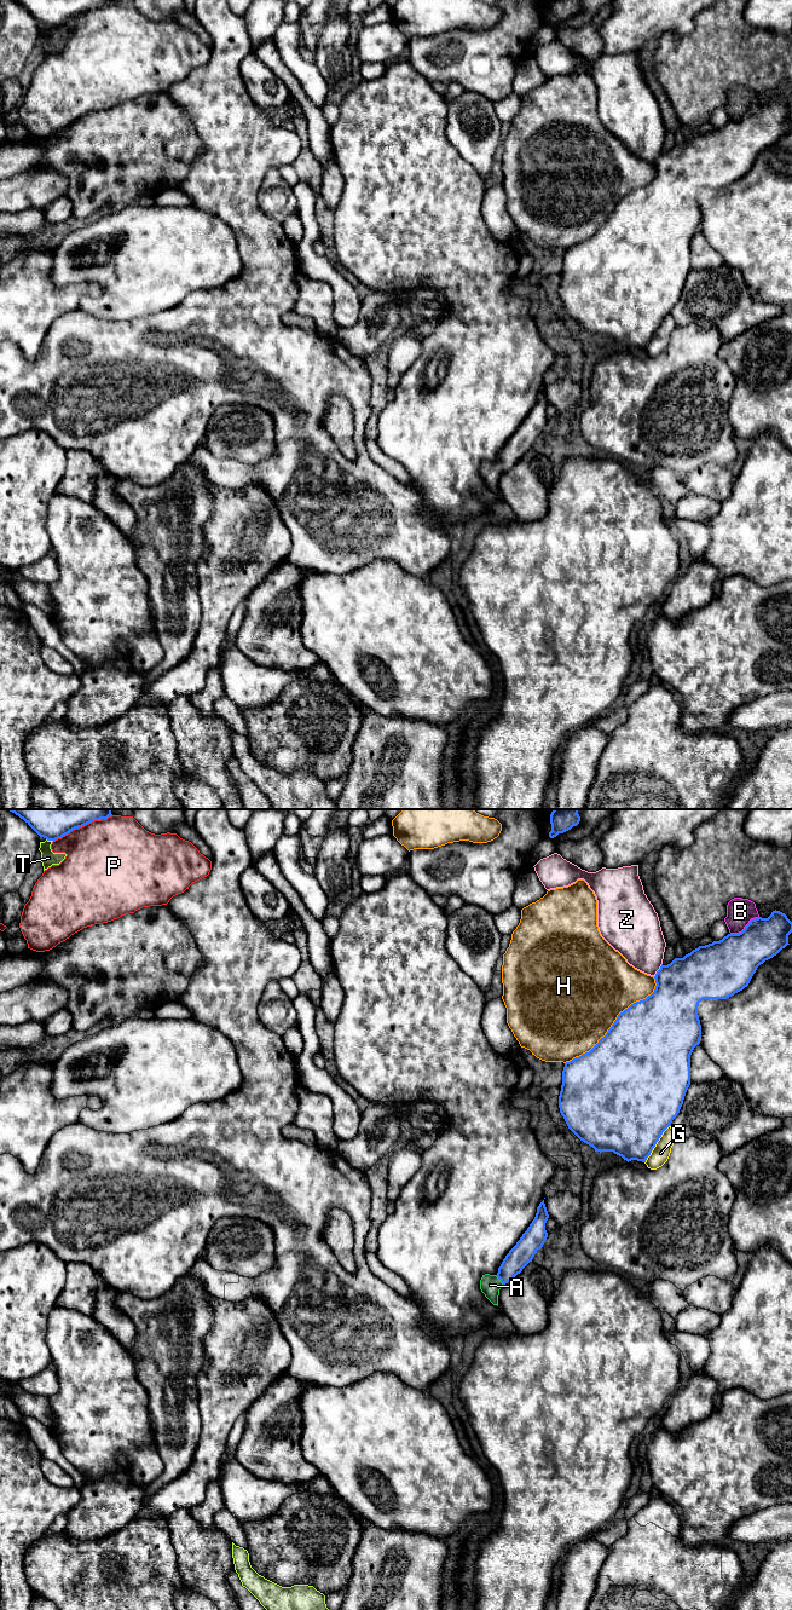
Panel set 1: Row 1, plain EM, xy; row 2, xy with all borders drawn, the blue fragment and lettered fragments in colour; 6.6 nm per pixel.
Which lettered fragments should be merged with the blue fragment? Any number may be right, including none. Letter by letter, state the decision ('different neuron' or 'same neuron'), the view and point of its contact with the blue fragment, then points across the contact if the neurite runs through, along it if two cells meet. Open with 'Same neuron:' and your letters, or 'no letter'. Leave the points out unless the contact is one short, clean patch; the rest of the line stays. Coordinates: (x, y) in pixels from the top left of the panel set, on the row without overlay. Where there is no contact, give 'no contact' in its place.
Same neuron: A
A: same neuron; meets blue in xy at (499, 466); runs through xy (524, 438), (499, 466), (490, 472)
B: different neuron; meets blue in xy at (745, 114)
G: different neuron; meets blue in xy at (655, 330)
H: different neuron; meets blue in xy at (616, 207)
P: different neuron; meets blue in xy at (82, 12)
T: different neuron; meets blue in xy at (50, 27)
Z: different neuron; meets blue in xy at (658, 157)

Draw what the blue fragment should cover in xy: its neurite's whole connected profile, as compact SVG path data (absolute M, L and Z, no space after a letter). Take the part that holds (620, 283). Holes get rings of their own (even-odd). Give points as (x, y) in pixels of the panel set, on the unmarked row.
M775 97L768 105L758 104L751 106L745 116L739 121L728 121L719 128L713 128L712 131L699 133L690 140L686 142L683 145L675 145L667 152L661 151L660 156L654 163L657 171L654 179L646 186L631 191L628 196L620 200L606 223L601 225L589 240L585 240L582 243L565 250L562 258L562 272L559 283L559 295L568 316L580 328L592 334L595 339L613 339L628 350L631 347L646 350L663 319L669 313L671 313L672 307L680 300L686 279L690 272L690 242L694 235L700 231L701 225L701 212L698 202L699 190L704 186L727 186L747 174L757 155L765 148L776 143L787 132L790 132L788 122L791 120L792 109L785 100Z

